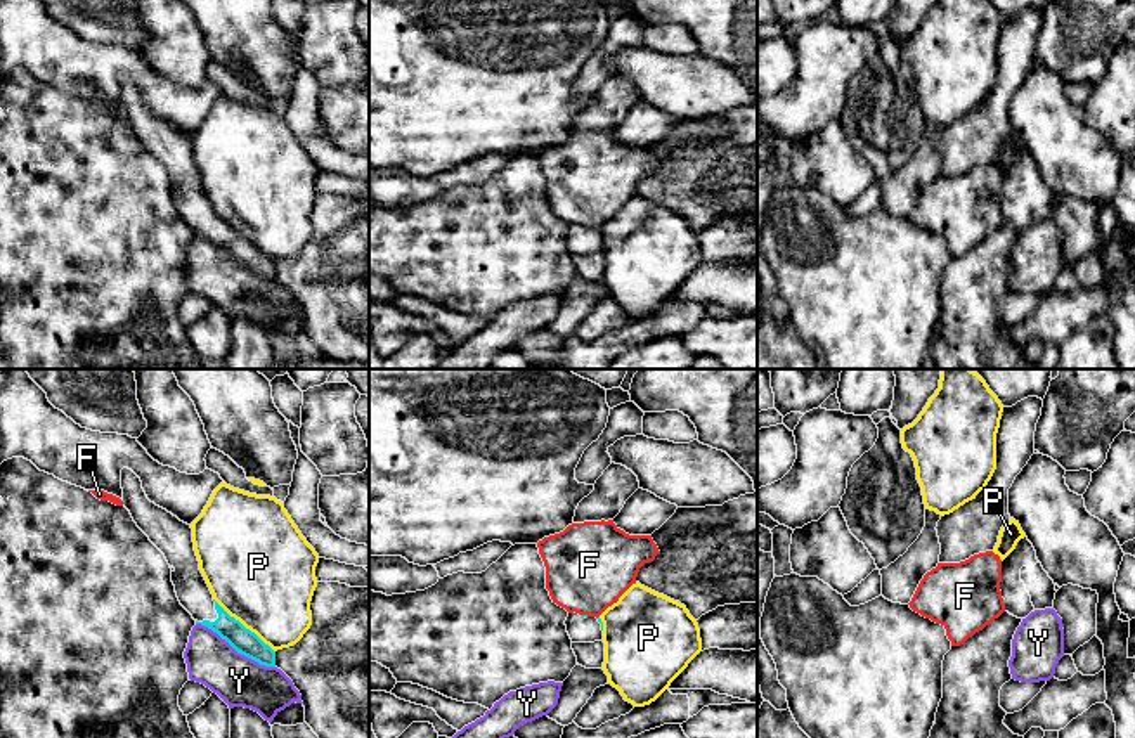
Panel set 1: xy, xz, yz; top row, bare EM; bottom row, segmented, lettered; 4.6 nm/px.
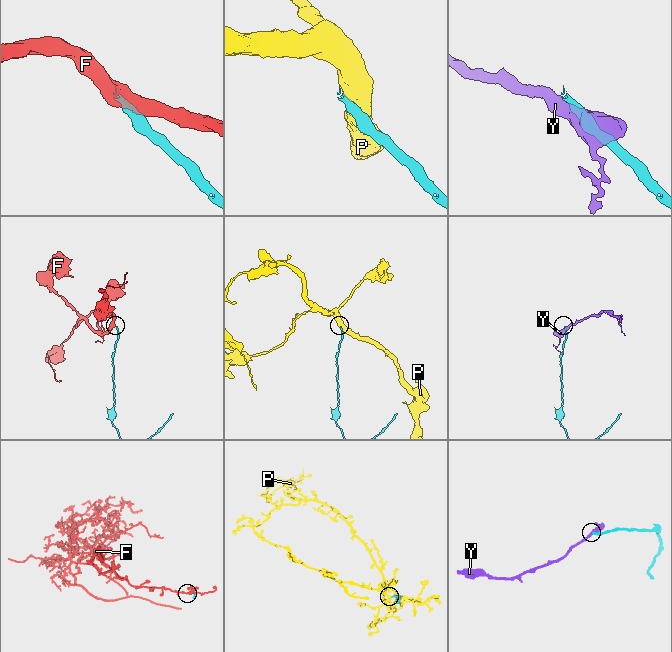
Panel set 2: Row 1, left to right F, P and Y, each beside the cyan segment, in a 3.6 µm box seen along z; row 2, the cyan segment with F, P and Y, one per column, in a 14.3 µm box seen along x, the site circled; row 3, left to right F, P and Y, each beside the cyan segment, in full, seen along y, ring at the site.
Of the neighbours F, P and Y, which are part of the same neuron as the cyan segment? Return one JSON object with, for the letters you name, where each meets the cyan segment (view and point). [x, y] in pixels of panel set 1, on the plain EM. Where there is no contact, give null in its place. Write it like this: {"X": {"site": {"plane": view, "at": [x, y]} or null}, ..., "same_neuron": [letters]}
{"same_neuron": []}

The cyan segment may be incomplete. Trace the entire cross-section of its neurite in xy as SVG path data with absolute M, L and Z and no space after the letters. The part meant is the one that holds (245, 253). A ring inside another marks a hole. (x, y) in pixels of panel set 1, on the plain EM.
M128 80L121 81L123 118L130 123L137 139L165 166L172 184L180 217L201 236L237 265L265 279L276 279L276 263L255 244L230 229L215 211L199 182L194 163L192 140L166 121L151 114L140 90Z

